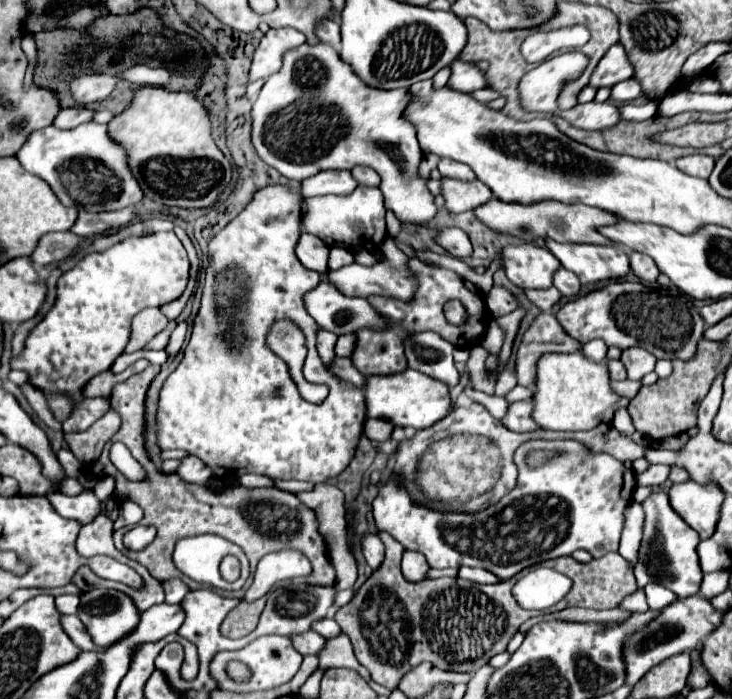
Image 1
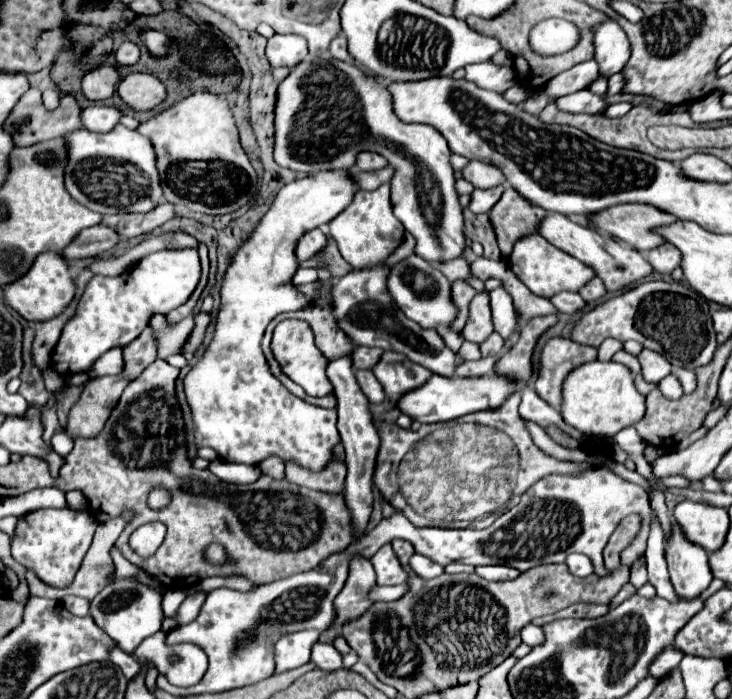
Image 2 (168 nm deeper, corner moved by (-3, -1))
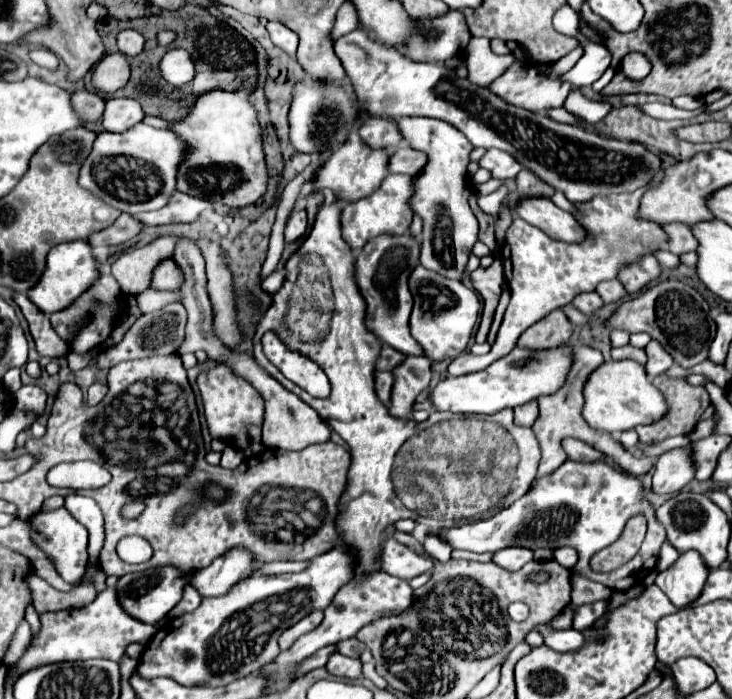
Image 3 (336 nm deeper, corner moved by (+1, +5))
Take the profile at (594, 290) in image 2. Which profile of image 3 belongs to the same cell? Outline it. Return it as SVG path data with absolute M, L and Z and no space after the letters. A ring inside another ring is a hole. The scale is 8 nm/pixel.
M604 280L604 282L600 282L596 286L596 292L600 294L600 298L604 302L614 302L614 300L618 300L618 298L622 298L626 294L626 290L620 288L620 282L616 282L616 280Z

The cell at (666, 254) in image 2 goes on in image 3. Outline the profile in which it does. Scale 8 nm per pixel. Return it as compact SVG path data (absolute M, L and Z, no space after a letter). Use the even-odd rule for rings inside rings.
M668 224L664 226L664 232L668 234L668 250L676 256L684 252L696 250L696 238L692 238L690 226L684 224Z

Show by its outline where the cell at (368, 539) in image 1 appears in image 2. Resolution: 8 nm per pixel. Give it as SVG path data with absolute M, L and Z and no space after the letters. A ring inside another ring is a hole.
M390 544L382 546L374 556L372 556L372 566L376 570L378 576L378 584L380 586L396 586L396 584L404 584L408 580L408 572L400 566L400 560L396 556L396 552L392 550Z

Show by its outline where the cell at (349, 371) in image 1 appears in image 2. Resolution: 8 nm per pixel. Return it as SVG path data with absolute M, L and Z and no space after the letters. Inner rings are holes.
M356 370L356 380L358 380L362 392L366 394L366 398L368 398L372 404L384 402L384 398L386 398L386 396L384 396L384 390L382 390L382 386L378 384L376 376L374 376L370 370Z

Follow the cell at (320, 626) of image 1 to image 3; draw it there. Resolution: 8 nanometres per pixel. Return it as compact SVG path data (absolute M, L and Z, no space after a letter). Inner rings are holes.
M350 638L350 640L344 640L344 642L338 642L338 652L346 654L346 656L352 656L352 658L358 658L360 652L364 650L364 644L356 638Z

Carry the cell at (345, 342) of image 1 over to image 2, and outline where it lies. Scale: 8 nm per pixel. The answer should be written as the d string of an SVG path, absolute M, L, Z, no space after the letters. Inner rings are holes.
M358 346L352 354L352 366L354 368L362 368L362 370L372 370L374 364L380 362L380 356L384 352L380 348L366 348L366 346Z

